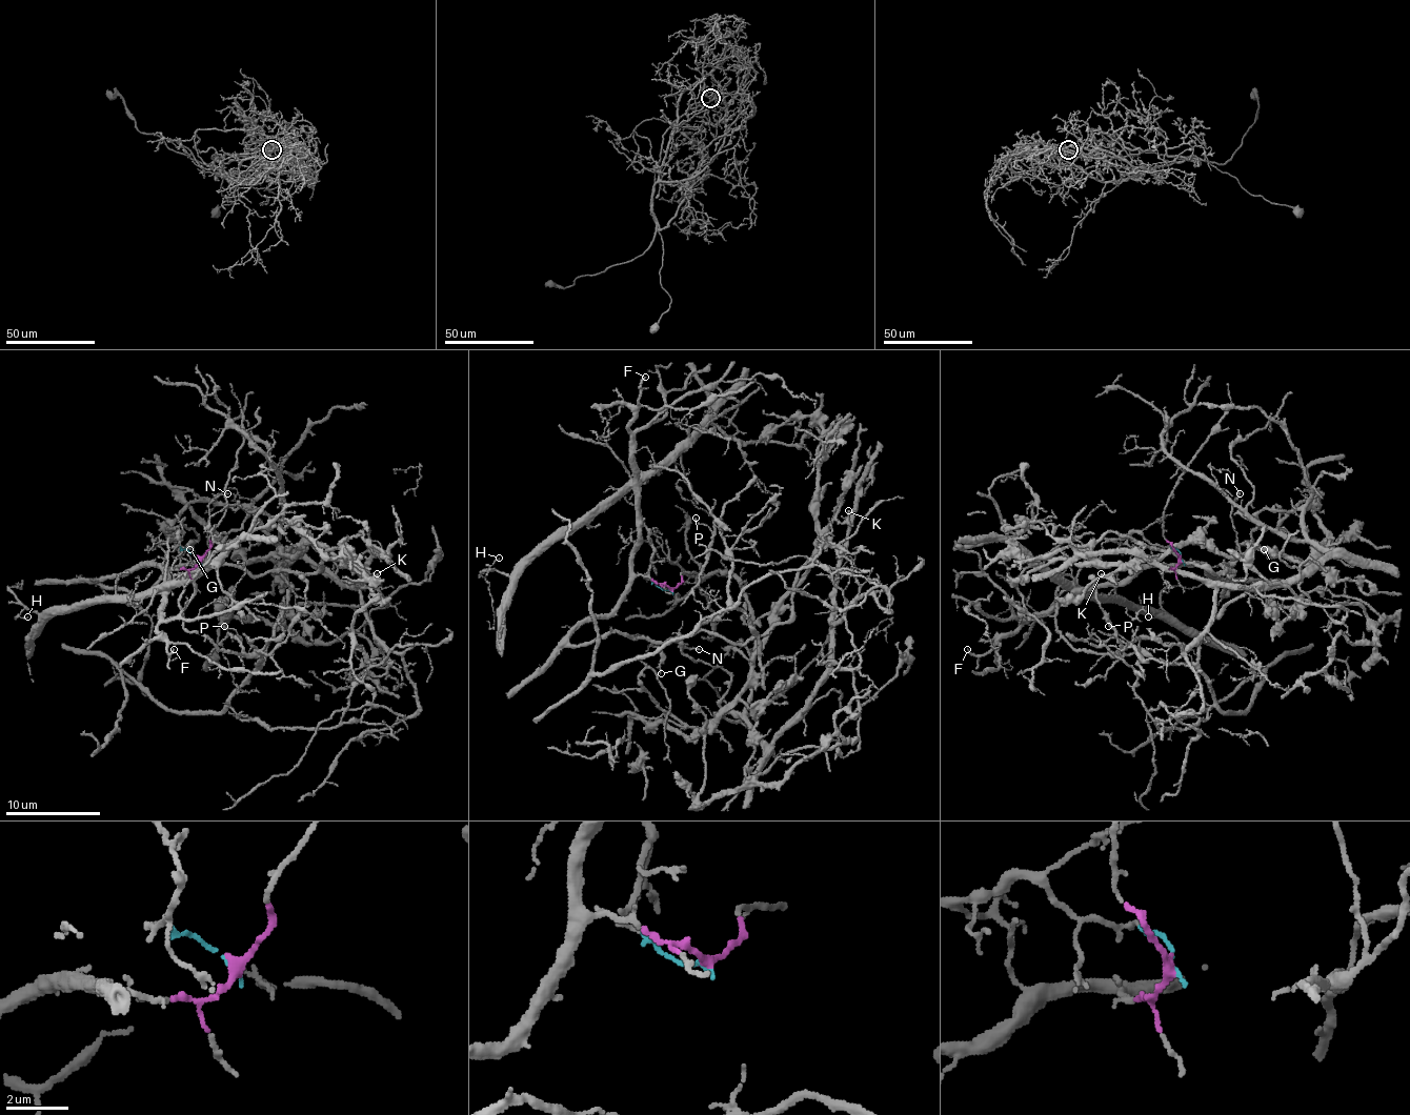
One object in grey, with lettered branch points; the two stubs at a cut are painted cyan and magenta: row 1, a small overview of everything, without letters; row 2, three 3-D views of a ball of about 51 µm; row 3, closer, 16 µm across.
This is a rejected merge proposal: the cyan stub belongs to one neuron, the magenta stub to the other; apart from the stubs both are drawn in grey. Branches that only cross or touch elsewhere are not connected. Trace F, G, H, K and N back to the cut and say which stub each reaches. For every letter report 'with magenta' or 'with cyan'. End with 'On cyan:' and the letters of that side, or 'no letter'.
F: with magenta
G: with magenta
H: with cyan
K: with magenta
N: with magenta
On cyan: H

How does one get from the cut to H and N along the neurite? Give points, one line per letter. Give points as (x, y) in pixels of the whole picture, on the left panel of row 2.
H: (200, 559), (176, 547), (181, 533), (168, 538), (164, 581), (26, 615)
N: (200, 559), (193, 568), (138, 566), (98, 583), (145, 594), (168, 571), (206, 562), (209, 505), (228, 492)

